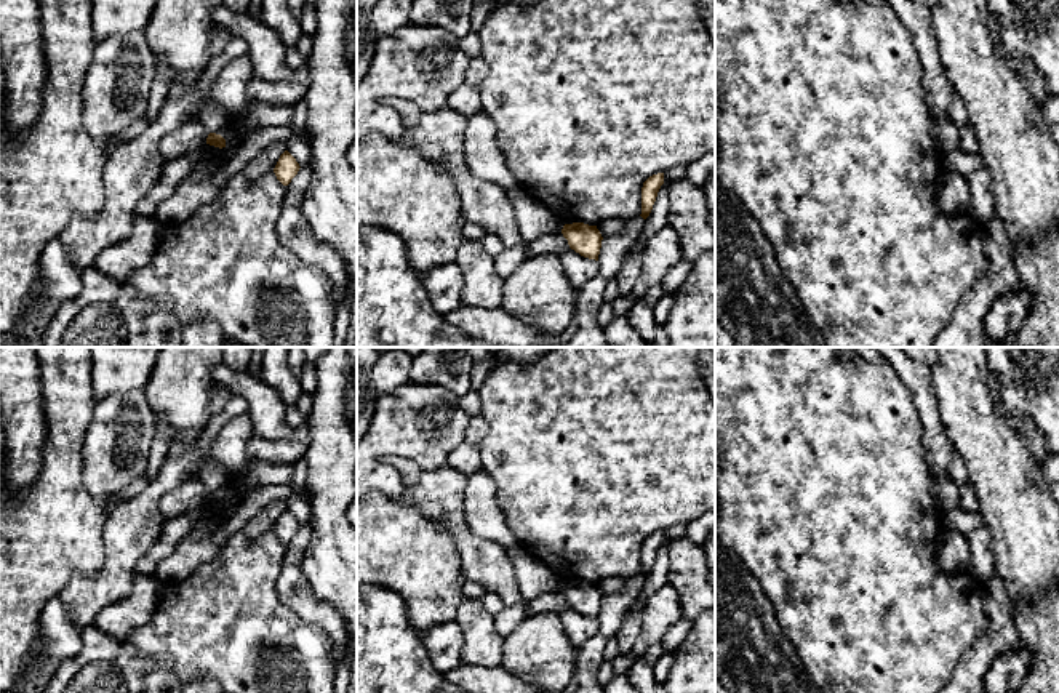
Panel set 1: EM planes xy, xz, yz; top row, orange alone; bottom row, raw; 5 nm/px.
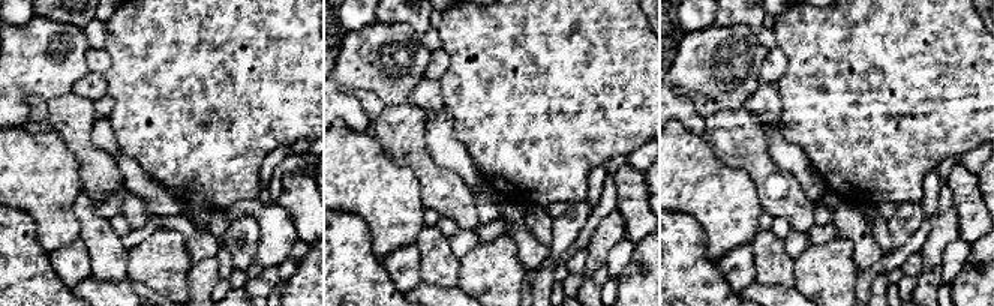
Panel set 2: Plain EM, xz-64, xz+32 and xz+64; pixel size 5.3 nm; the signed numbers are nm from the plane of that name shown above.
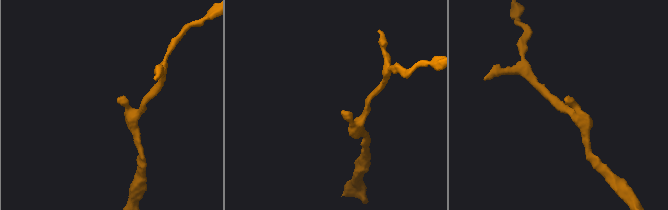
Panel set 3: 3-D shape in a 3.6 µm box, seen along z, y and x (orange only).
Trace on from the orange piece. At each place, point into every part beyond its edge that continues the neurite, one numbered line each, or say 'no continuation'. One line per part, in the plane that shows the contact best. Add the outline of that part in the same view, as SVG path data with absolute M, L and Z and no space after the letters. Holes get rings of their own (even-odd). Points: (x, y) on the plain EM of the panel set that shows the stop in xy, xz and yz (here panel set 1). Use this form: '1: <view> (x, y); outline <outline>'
no continuation

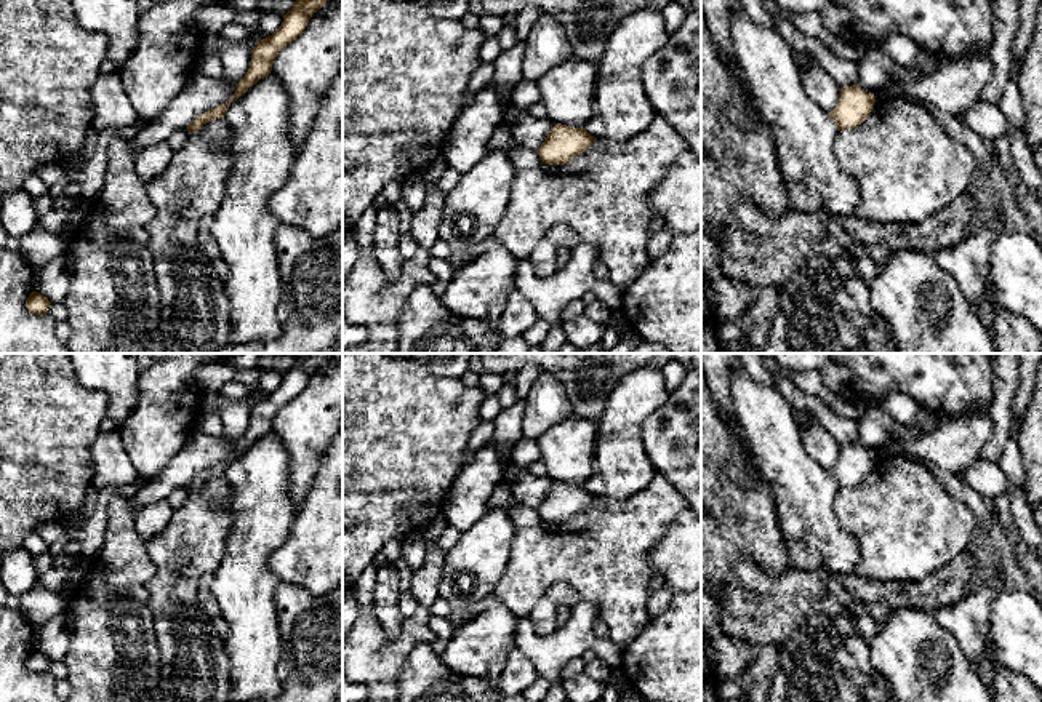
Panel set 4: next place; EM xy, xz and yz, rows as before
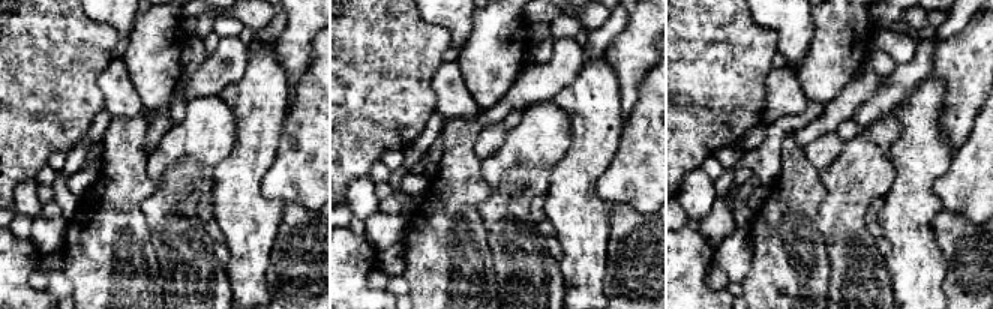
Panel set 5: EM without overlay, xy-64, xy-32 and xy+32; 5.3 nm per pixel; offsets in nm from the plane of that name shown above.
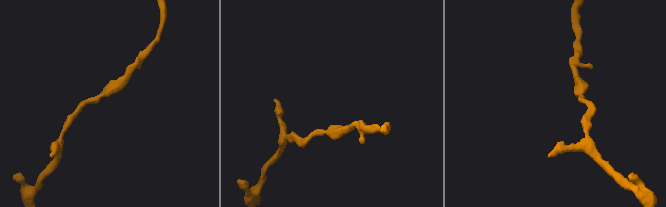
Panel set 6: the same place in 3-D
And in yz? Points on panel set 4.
no continuation

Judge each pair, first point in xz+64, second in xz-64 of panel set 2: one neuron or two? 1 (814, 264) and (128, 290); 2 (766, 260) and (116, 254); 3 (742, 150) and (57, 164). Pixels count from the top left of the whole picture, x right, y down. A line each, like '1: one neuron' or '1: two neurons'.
1: two neurons
2: one neuron
3: two neurons

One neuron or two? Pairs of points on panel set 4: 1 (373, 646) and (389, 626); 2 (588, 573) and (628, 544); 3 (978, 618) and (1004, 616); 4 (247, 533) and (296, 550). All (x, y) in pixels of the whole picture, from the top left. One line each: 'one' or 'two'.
1: two
2: one
3: two
4: two

